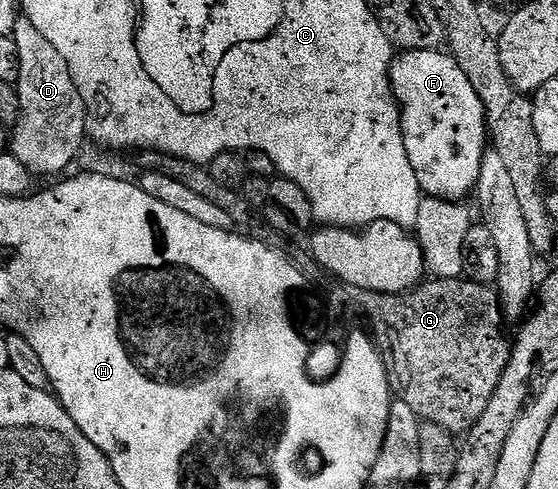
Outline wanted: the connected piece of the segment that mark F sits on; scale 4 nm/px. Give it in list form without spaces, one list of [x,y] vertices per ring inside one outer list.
[[[408,49],[399,52],[390,65],[390,85],[394,88],[394,98],[398,101],[398,108],[402,111],[402,134],[404,135],[404,147],[408,151],[408,159],[412,163],[412,171],[416,171],[416,179],[420,183],[423,194],[427,197],[439,197],[445,201],[457,202],[466,192],[473,190],[480,179],[480,163],[482,156],[488,151],[488,130],[486,128],[486,112],[480,103],[480,95],[472,91],[472,83],[468,83],[468,75],[460,71],[458,64],[454,62],[449,52],[436,49]]]

